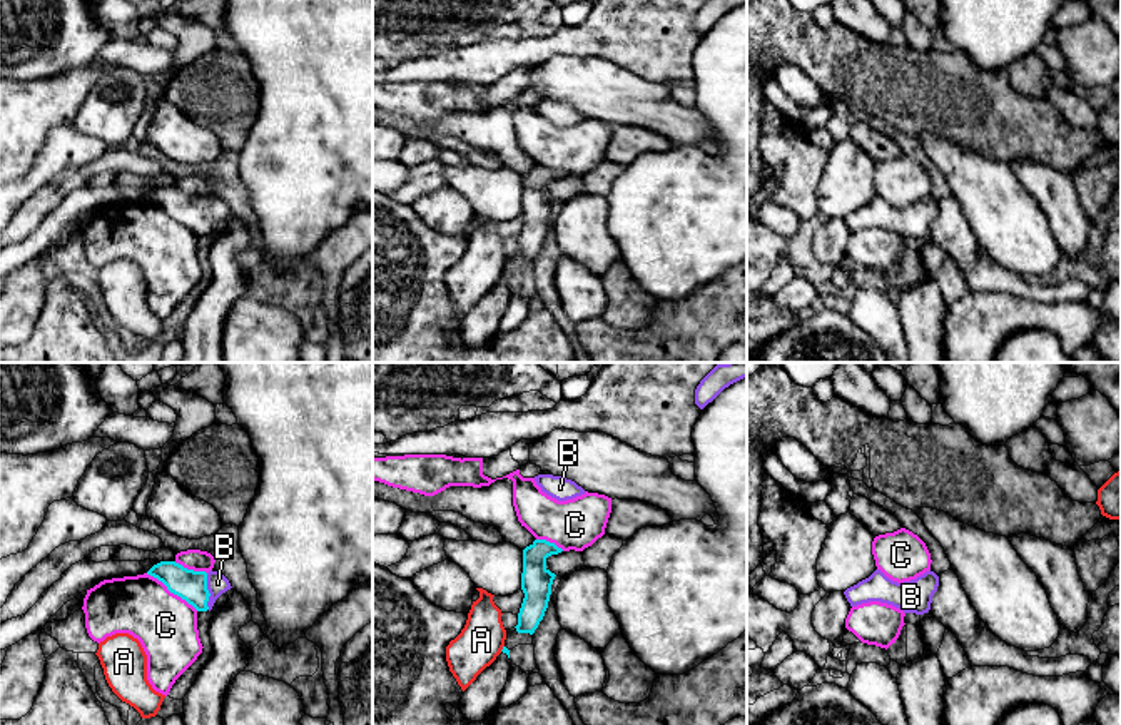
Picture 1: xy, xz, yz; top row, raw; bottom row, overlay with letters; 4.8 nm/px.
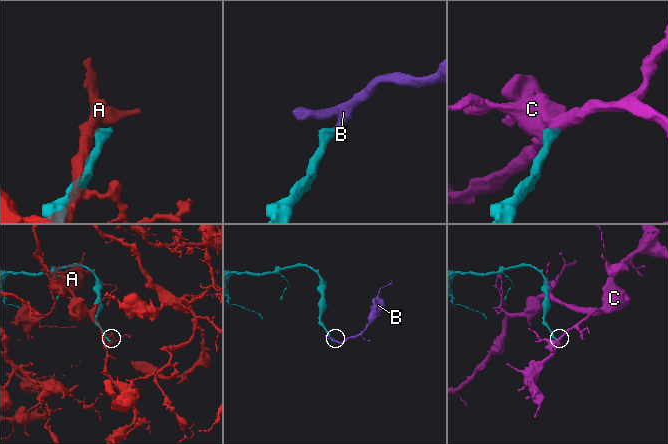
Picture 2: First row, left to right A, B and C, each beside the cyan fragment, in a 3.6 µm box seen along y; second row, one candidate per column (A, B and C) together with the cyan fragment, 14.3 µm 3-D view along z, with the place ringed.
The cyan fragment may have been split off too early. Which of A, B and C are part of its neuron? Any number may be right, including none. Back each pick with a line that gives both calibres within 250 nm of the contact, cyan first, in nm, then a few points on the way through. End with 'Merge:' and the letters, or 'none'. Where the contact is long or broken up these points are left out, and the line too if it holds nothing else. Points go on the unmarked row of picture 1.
B: calibres 150 and 100 nm; way xy (189, 211), (207, 218), (218, 209)
Merge: B

